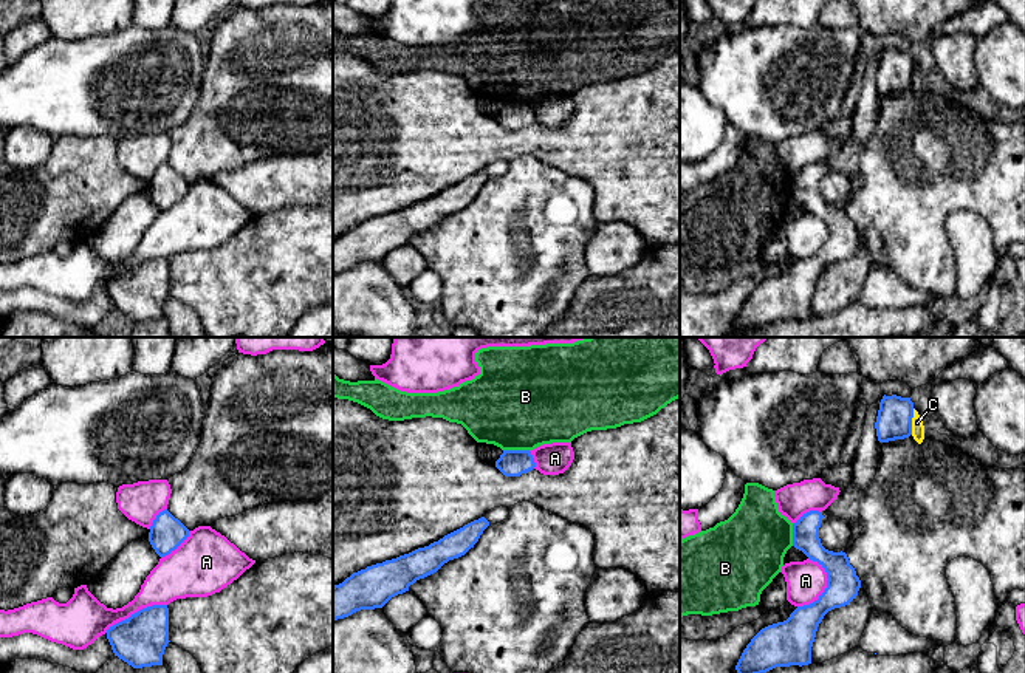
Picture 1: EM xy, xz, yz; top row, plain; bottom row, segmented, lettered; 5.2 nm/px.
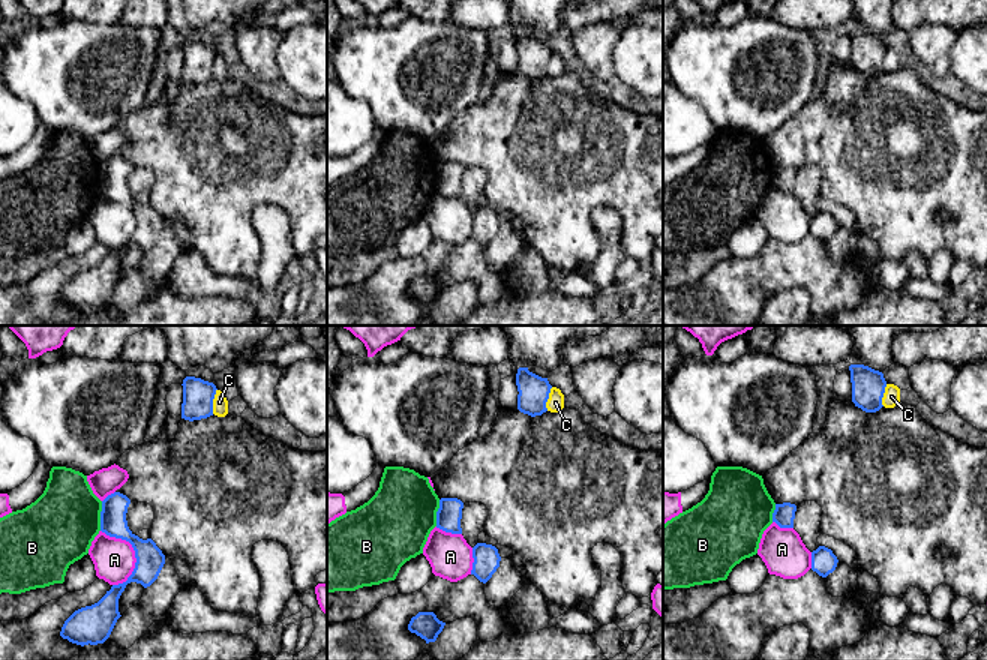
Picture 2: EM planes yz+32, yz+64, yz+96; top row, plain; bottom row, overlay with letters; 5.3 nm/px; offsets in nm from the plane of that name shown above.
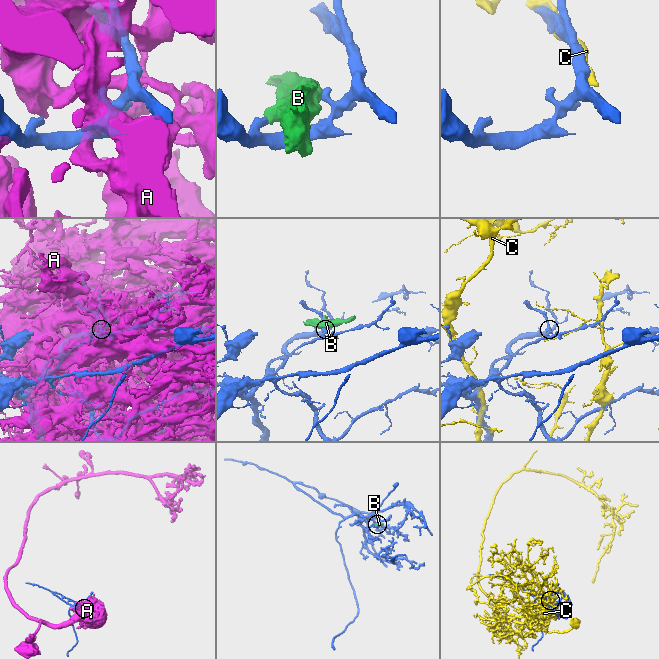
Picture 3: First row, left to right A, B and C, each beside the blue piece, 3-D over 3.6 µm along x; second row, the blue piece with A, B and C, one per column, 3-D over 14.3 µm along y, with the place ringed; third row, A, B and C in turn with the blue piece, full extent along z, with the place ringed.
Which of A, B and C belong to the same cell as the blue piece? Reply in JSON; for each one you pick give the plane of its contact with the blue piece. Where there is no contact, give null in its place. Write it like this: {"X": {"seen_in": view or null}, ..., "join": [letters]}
{"join": []}

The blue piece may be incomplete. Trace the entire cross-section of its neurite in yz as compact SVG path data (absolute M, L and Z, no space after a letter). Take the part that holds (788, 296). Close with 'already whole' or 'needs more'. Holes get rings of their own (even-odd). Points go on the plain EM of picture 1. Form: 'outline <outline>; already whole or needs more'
outline M819 164L804 167L793 178L793 200L825 223L827 241L813 257L797 260L787 274L762 282L735 319L739 330L811 317L811 300L824 269L856 252L861 234L845 206L833 206L822 200L819 192L822 172Z; already whole

